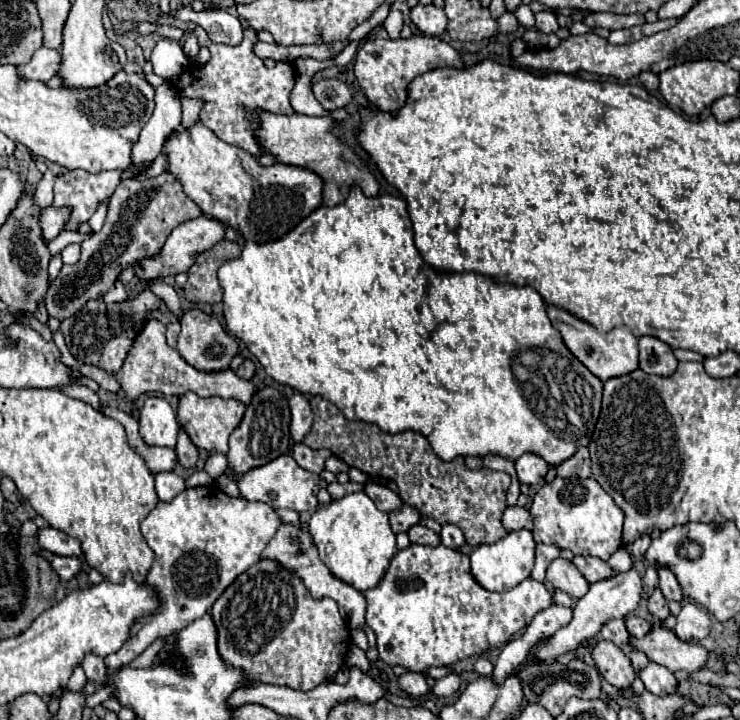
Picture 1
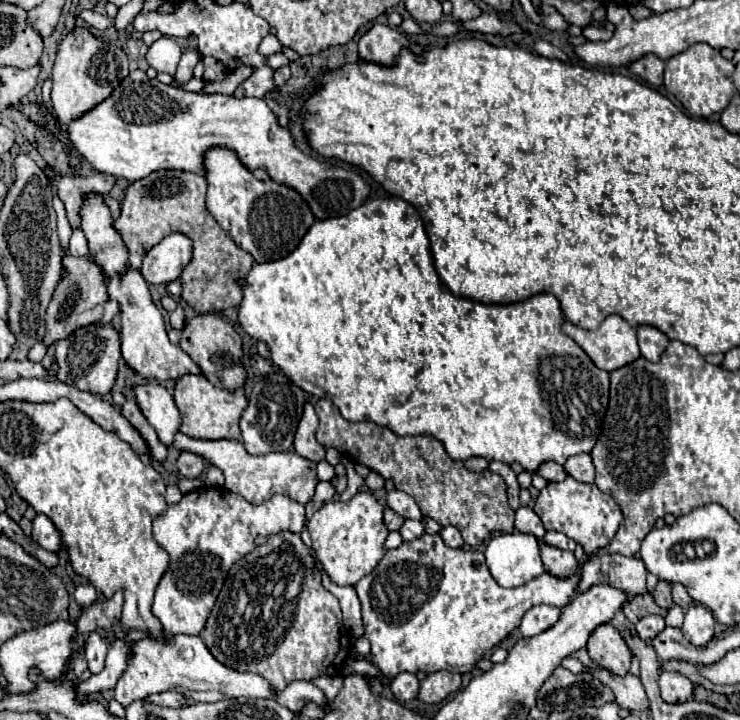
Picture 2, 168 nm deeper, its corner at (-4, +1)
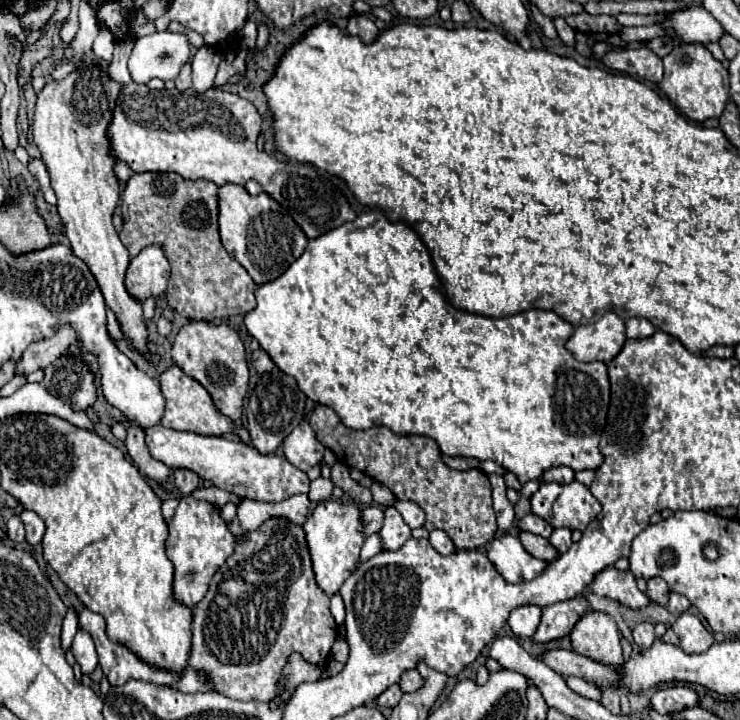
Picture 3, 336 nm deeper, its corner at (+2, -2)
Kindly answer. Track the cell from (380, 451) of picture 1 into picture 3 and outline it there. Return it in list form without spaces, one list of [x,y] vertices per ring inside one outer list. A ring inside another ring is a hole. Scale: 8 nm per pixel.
[[[325,405],[315,407],[309,423],[317,439],[335,453],[337,461],[387,485],[397,499],[417,503],[427,513],[425,529],[443,529],[457,549],[479,549],[497,535],[491,483],[487,483],[487,475],[481,469],[455,471],[447,467],[431,437],[395,435],[389,427],[355,431],[345,427],[337,413]]]

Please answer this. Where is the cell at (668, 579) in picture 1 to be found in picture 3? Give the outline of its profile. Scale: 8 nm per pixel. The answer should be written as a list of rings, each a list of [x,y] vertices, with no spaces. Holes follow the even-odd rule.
[[[671,593],[669,603],[667,603],[667,609],[669,609],[673,615],[681,615],[681,613],[685,613],[689,607],[691,607],[691,603],[689,603],[687,597],[683,597],[683,595],[679,595],[679,593]]]

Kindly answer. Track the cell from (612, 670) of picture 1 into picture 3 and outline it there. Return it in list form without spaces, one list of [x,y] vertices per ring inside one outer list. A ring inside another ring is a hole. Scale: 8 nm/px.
[[[587,611],[569,633],[575,653],[591,657],[603,665],[621,665],[621,633],[611,615],[601,611]]]

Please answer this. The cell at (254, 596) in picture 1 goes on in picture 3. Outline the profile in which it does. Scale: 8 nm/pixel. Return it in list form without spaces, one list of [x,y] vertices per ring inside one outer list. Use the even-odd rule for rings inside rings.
[[[271,517],[263,527],[247,531],[243,541],[235,543],[233,555],[213,575],[209,591],[193,609],[193,649],[189,657],[189,671],[203,671],[209,683],[199,677],[181,677],[177,691],[217,691],[239,701],[271,701],[279,693],[281,669],[293,651],[299,651],[309,663],[325,663],[335,641],[335,619],[329,613],[329,597],[317,587],[311,571],[311,557],[301,525],[289,519]]]

